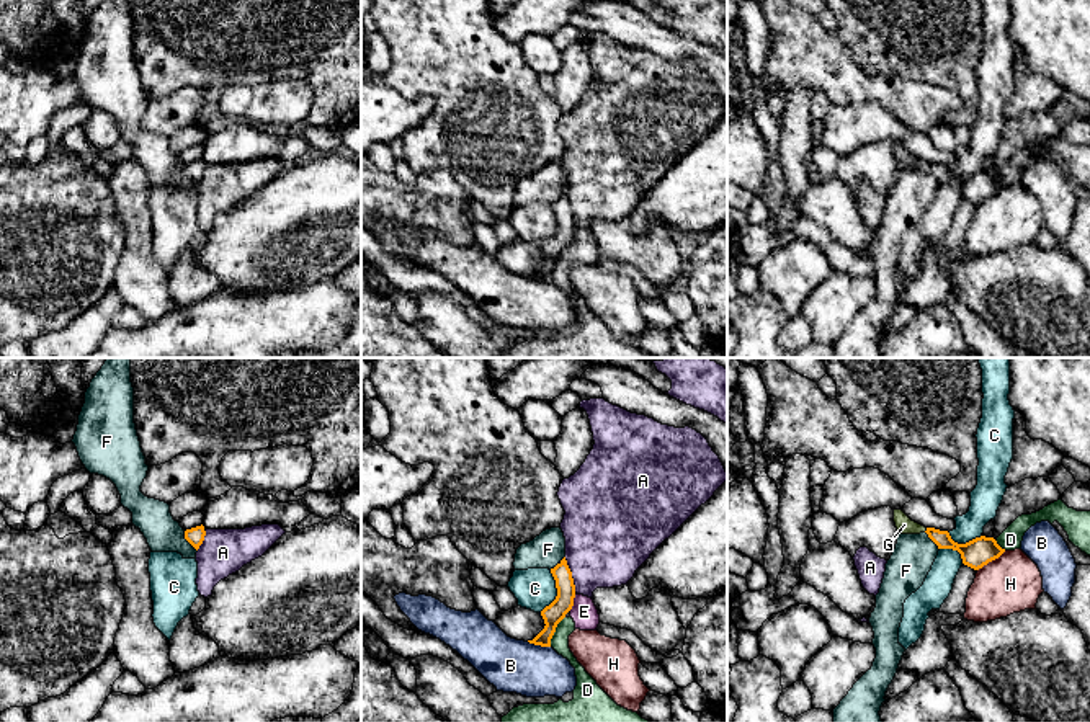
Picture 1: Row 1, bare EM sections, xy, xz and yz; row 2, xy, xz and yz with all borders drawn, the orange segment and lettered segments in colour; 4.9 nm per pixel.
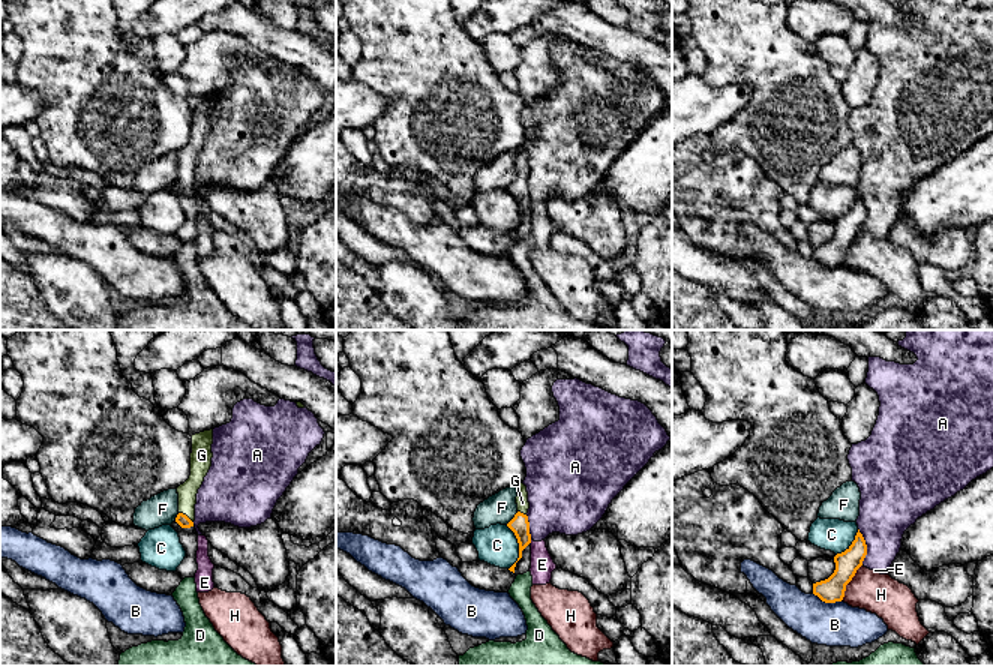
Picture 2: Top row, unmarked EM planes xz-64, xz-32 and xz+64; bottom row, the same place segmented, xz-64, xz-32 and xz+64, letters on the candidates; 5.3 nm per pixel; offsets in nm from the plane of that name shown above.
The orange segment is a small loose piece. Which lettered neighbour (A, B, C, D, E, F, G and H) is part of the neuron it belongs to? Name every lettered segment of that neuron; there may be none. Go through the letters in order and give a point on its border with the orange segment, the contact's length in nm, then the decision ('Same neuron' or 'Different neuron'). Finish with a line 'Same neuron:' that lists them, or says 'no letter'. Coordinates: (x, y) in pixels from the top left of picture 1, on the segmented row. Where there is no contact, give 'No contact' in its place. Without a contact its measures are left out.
A: Touches orange at xz (571, 575). Shared border 190 nm. Different neuron
B: Touches orange at xz (540, 644). Shared border 120 nm. Different neuron
C: Touches orange at xz (558, 592). Shared border 220 nm. Different neuron
D: Touches orange at xz (554, 631). Shared border 170 nm. Different neuron
E: Touches orange at xz (572, 601). Shared border 90 nm. Different neuron
F: Touches orange at xy (188, 541). Shared border 120 nm. Different neuron
G: Touches orange at yz (927, 530). Shared border 30 nm. Same neuron
H: Touches orange at yz (991, 561). Shared border 170 nm. Different neuron
Same neuron: G

